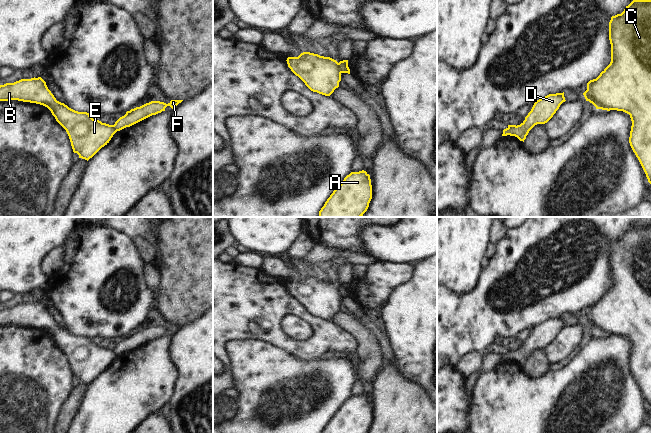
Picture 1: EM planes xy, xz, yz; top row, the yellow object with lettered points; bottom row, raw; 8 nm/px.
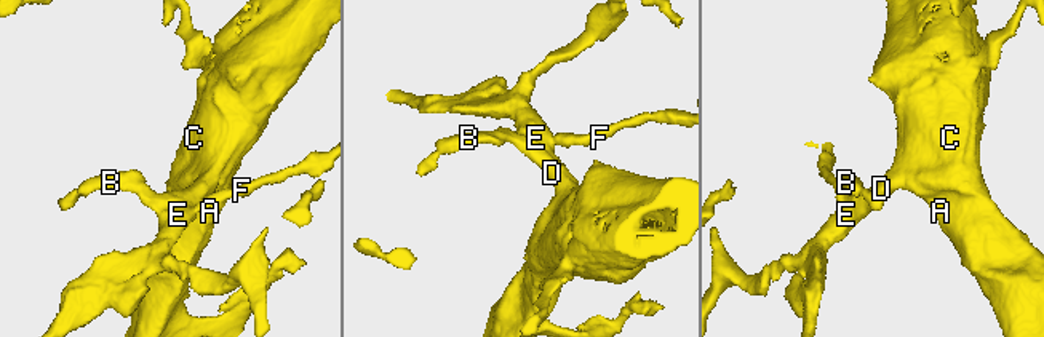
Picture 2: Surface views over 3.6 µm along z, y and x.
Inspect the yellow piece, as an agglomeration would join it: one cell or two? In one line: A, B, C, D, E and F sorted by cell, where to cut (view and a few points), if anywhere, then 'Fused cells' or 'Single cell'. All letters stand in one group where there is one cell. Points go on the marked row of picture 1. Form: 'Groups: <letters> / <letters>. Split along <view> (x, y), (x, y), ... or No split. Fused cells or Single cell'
Groups: A B C D E / F. Split along xz (337, 63), (337, 67), (341, 72). Fused cells.

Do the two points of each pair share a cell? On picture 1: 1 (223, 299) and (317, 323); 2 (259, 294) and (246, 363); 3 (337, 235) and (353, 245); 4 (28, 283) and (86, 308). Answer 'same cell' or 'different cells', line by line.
1: same cell
2: different cells
3: same cell
4: different cells

